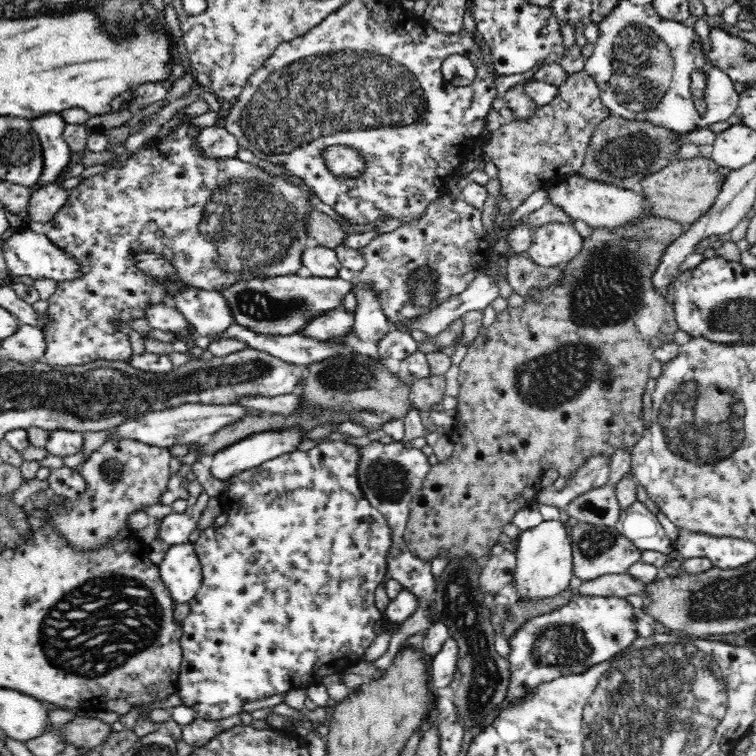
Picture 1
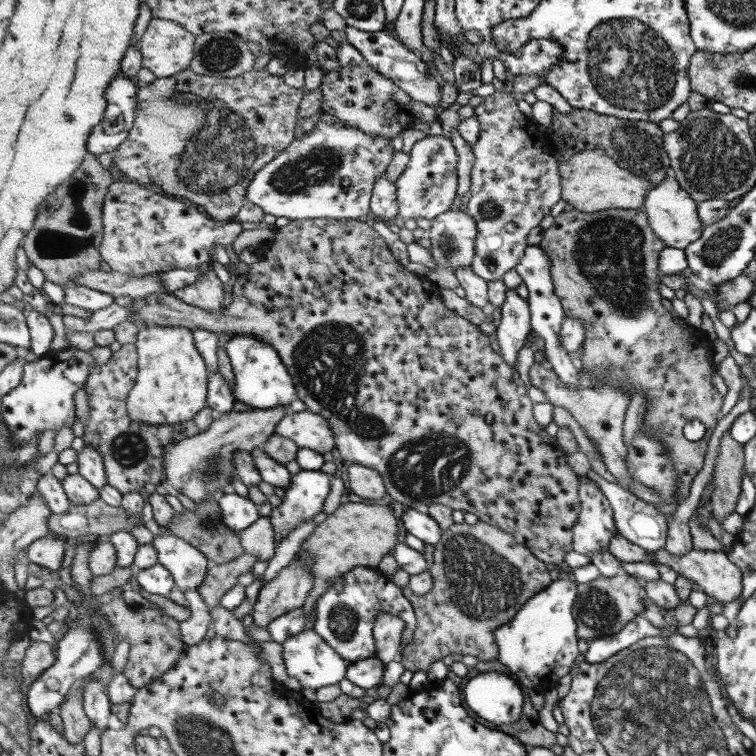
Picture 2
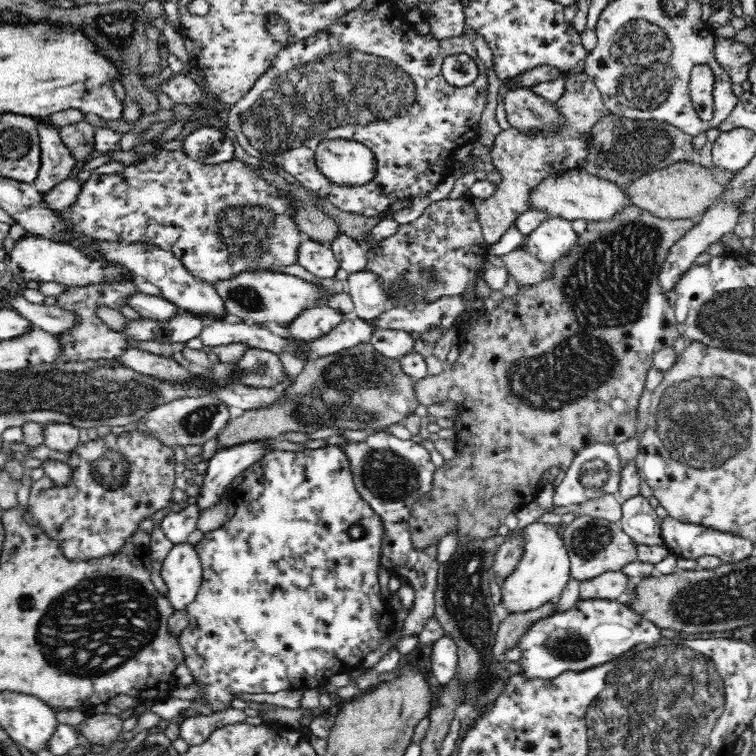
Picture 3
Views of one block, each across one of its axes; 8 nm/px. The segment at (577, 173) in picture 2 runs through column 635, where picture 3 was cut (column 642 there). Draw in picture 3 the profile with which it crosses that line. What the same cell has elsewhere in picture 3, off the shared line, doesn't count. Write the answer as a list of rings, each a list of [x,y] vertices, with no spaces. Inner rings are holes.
[[[676,162],[667,168],[661,170],[652,170],[649,174],[644,174],[638,179],[623,186],[628,202],[637,208],[646,210],[654,216],[667,219],[688,219],[698,218],[706,213],[715,202],[725,192],[725,187],[730,181],[734,180],[737,172],[724,170],[723,168],[713,166],[712,168],[704,167],[700,162]]]

